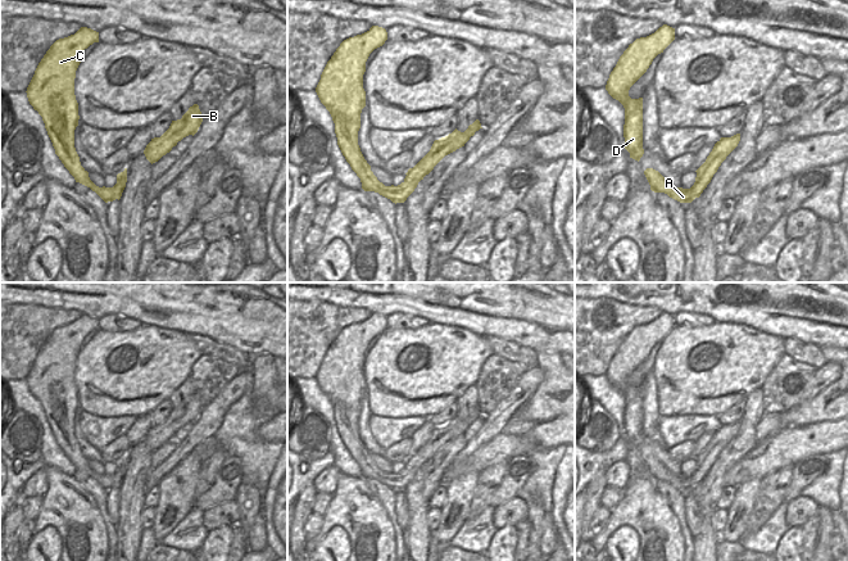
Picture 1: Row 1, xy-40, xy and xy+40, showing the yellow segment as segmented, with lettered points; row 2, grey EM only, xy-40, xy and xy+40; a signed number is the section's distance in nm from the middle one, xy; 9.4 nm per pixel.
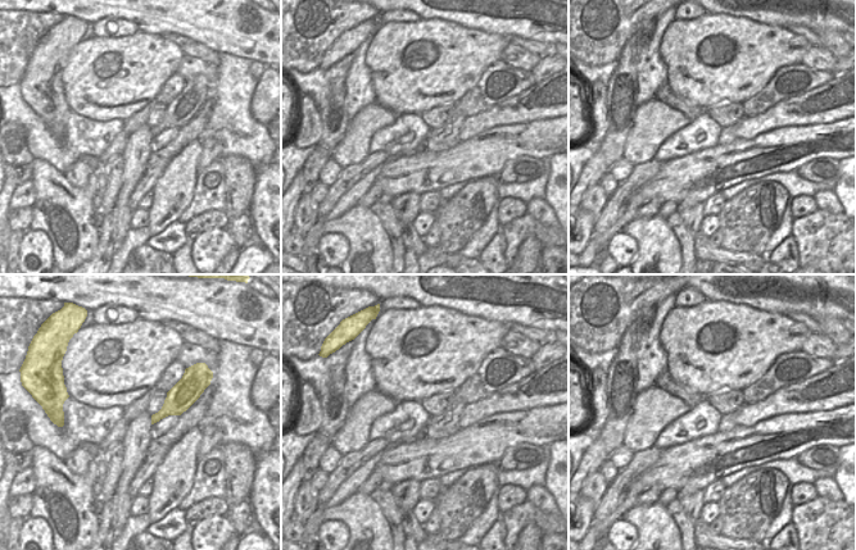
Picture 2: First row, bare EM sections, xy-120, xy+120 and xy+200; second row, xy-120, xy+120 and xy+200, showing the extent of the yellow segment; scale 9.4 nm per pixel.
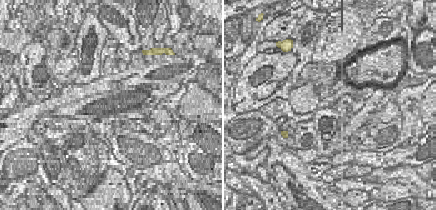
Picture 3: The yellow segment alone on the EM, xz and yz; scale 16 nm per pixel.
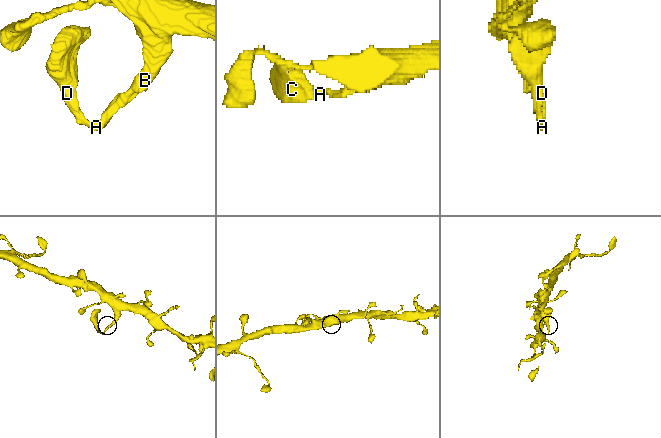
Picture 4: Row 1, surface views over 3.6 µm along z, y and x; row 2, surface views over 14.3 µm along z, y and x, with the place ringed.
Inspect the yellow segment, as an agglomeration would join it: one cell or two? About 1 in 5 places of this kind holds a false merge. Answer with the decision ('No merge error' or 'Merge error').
No merge error

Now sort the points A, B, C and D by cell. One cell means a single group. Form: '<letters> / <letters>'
A B C D

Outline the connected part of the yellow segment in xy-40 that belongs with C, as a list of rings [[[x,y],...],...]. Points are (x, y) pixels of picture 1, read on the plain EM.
[[[87,315],[56,327],[38,350],[26,380],[30,392],[42,404],[55,442],[64,454],[76,470],[90,475],[108,490],[121,487],[127,470],[127,456],[117,462],[113,475],[99,475],[81,453],[74,435],[74,417],[80,407],[74,383],[76,358],[83,339],[94,330],[99,330],[99,320]]]

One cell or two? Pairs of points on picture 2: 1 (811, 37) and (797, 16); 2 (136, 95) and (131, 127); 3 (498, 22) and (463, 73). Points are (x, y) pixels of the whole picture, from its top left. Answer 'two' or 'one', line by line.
1: two
2: two
3: two

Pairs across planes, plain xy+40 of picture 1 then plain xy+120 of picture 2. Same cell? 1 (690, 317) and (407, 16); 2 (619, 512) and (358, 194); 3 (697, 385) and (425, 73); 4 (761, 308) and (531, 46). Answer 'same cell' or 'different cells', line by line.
1: same cell
2: different cells
3: same cell
4: different cells

